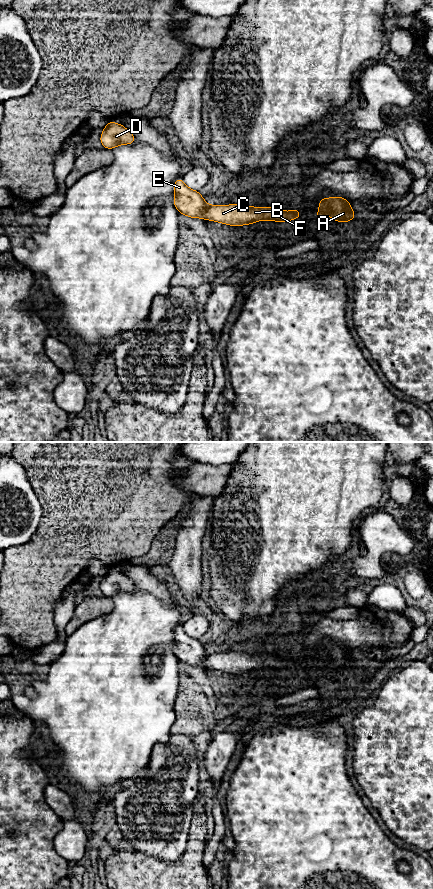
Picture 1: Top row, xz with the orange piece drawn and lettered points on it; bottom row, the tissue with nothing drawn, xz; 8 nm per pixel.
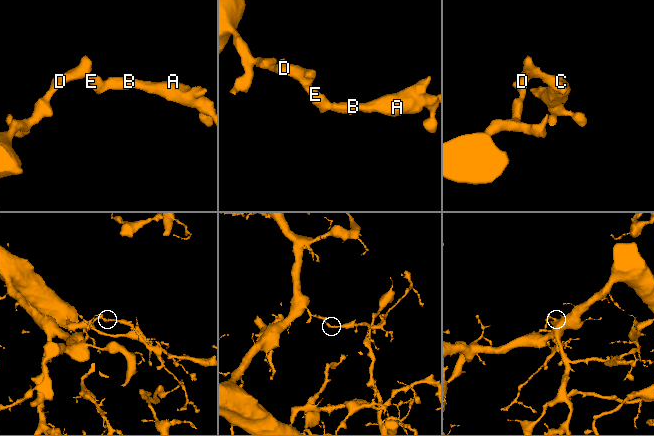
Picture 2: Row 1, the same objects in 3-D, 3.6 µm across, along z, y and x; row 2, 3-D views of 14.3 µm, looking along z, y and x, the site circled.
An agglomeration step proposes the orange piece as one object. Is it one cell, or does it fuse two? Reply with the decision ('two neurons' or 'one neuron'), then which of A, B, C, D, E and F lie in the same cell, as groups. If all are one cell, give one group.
one neuron | A B C D E F

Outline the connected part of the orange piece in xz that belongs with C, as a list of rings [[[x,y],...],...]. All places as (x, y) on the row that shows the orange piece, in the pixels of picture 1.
[[[182,177],[174,182],[174,205],[179,213],[190,218],[212,220],[233,227],[250,225],[257,221],[293,221],[301,218],[300,209],[282,211],[273,207],[250,207],[242,204],[208,205],[199,191],[188,188]]]

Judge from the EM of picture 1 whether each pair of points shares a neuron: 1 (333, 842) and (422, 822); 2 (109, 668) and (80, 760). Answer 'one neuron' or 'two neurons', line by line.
1: two neurons
2: one neuron

